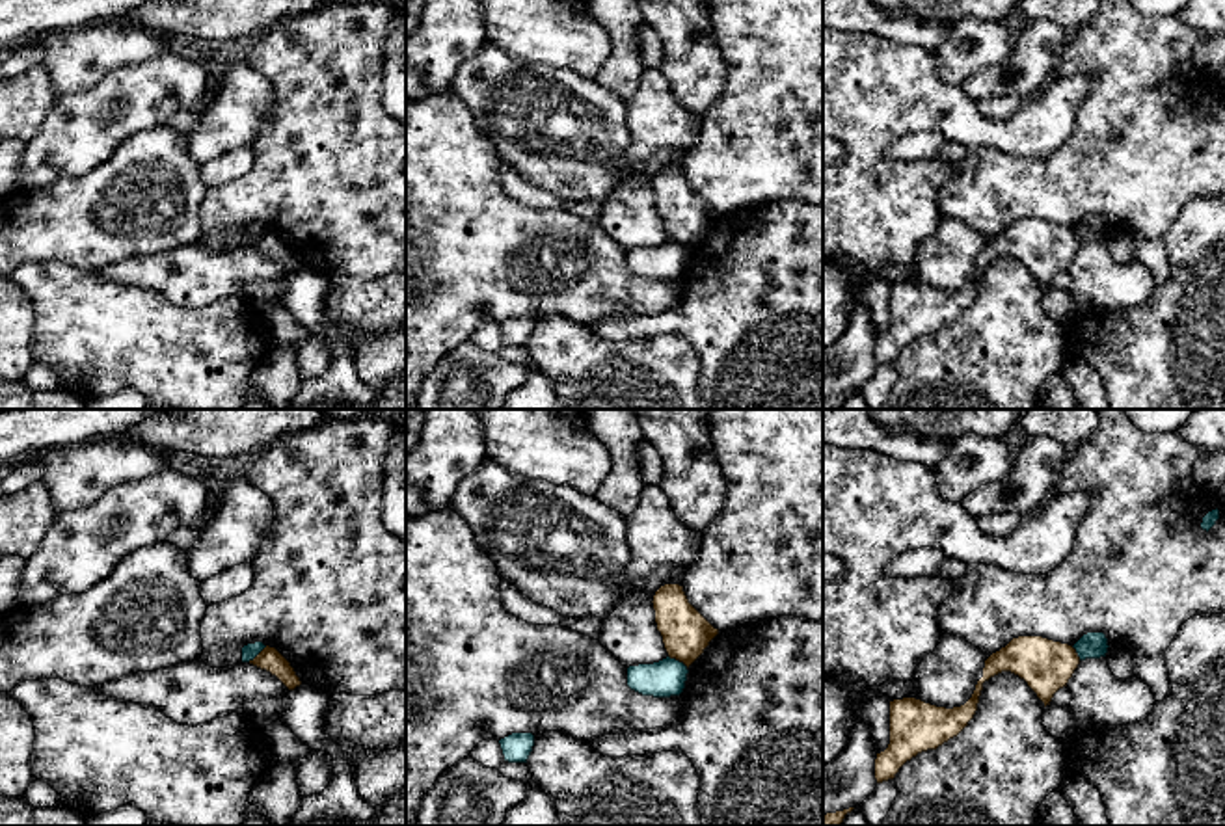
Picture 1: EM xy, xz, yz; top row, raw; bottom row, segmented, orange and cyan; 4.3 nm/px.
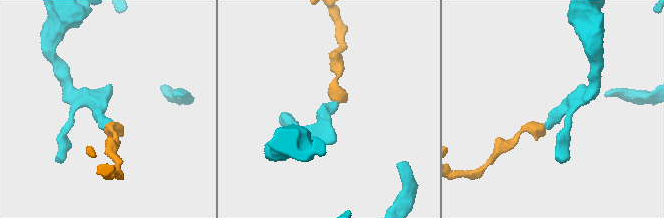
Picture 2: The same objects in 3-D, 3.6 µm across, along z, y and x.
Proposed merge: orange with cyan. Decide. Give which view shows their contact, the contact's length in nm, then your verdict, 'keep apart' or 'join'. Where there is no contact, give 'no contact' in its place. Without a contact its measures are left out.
contact in xz; length 100 nm; keep apart

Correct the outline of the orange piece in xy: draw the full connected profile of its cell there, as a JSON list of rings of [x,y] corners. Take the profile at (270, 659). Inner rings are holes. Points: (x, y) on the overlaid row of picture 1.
[[[266,646],[249,664],[276,675],[289,690],[302,685],[290,662],[276,647]]]

